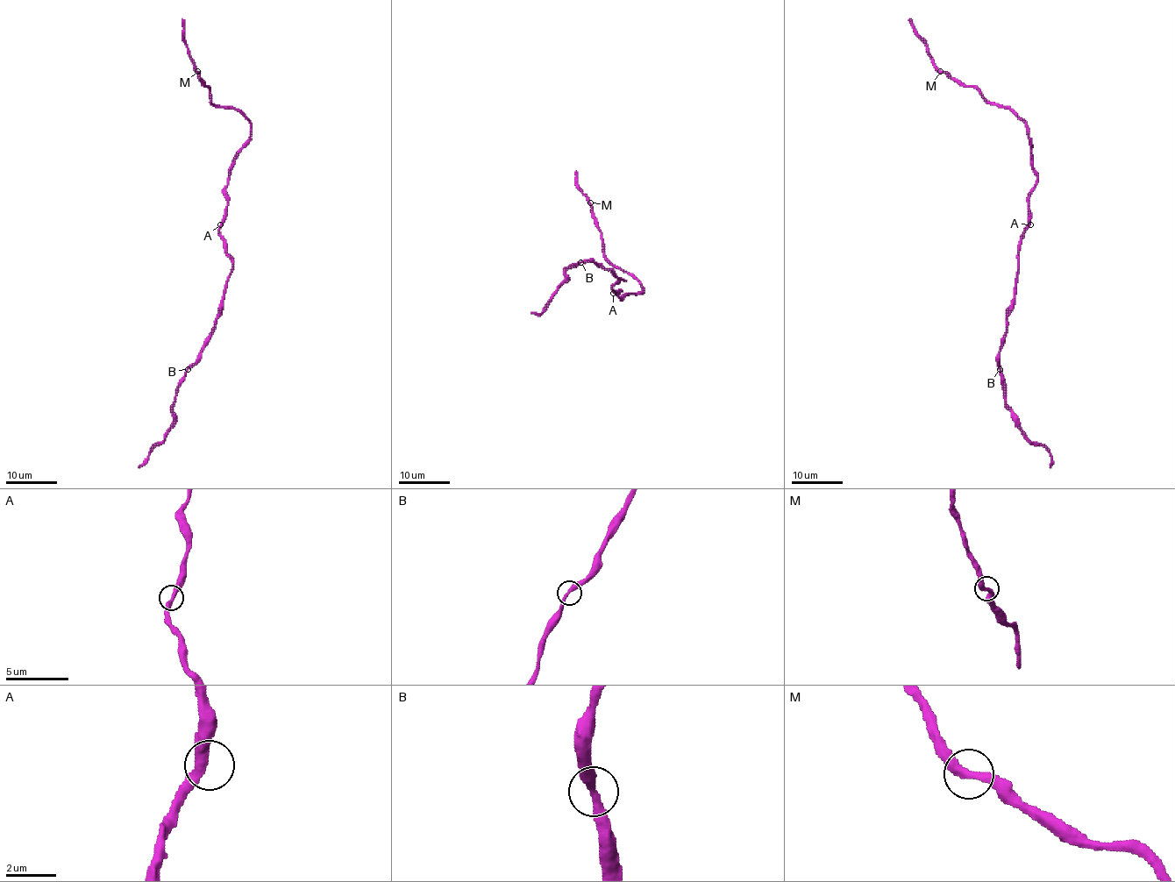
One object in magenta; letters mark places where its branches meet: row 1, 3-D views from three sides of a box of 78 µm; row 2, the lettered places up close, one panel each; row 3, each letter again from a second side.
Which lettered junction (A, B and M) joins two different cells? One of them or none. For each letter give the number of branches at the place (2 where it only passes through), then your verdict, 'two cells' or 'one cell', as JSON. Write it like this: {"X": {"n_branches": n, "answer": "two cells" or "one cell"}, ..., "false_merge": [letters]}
{"A": {"n_branches": 2, "answer": "one cell"}, "B": {"n_branches": 2, "answer": "one cell"}, "M": {"n_branches": 2, "answer": "one cell"}, "false_merge": []}

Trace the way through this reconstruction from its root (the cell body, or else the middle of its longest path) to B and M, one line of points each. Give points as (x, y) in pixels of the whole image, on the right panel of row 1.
B: (1028, 224), (1020, 242), (1016, 288), (1012, 309), (1007, 316), (1006, 336), (1000, 351), (1000, 368)
M: (1028, 224), (1029, 192), (1036, 180), (1028, 126), (1010, 109), (998, 107), (975, 88), (959, 84), (940, 71)

